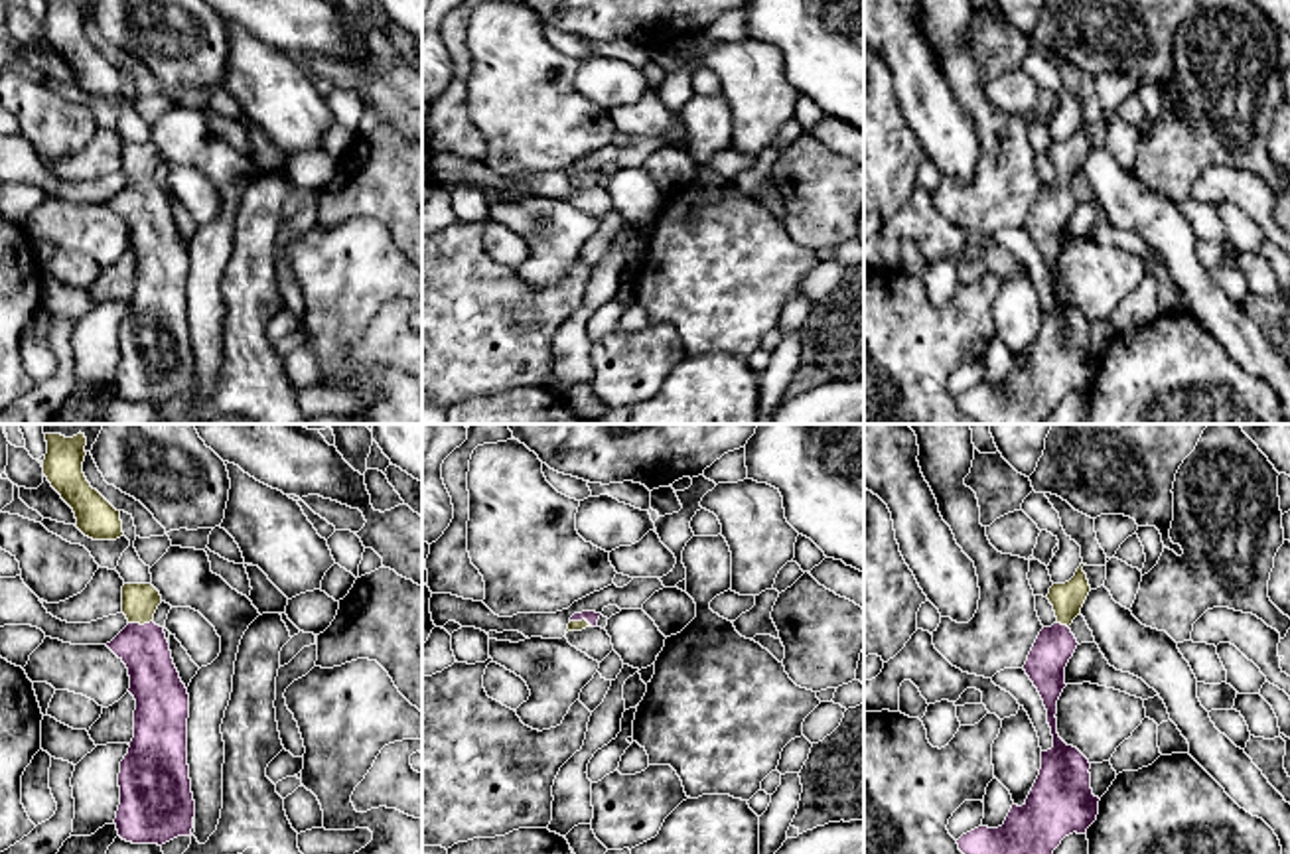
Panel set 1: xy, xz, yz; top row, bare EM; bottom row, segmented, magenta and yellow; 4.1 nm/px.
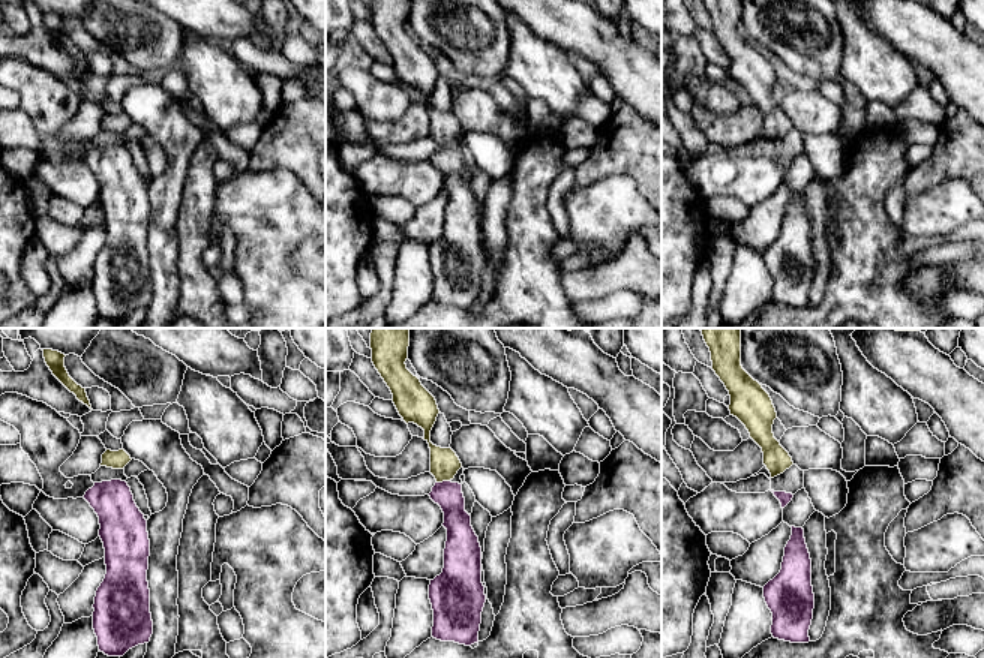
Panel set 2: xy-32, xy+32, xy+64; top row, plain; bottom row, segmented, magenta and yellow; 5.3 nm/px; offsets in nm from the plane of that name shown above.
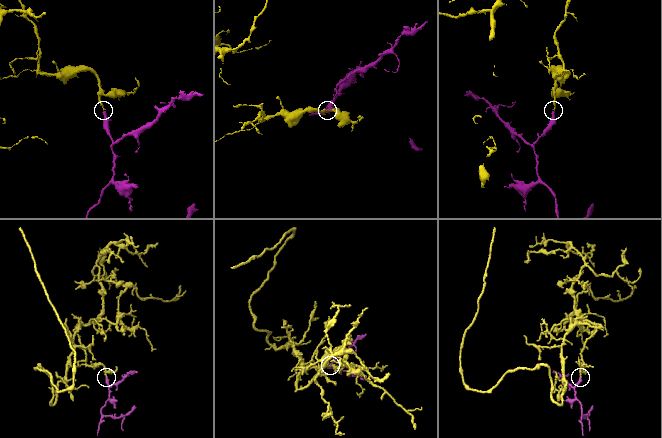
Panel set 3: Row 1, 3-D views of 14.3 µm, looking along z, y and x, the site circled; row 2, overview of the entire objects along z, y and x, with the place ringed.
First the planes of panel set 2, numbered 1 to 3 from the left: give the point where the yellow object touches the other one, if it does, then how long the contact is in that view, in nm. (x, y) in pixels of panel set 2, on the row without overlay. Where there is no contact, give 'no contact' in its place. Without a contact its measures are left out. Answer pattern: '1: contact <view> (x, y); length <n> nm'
1: no contact
2: contact xy+32 (443, 146); length 70 nm
3: no contact

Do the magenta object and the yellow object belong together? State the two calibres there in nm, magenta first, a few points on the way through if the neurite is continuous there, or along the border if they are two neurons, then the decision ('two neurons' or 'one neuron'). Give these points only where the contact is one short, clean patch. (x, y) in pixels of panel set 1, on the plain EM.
calibres 200 and 140 nm; way xy (154, 239), (141, 202), (139, 182), (139, 158); one neuron

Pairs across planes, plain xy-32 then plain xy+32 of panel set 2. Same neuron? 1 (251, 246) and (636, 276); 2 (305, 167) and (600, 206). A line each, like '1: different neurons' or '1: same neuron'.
1: different neurons
2: different neurons

